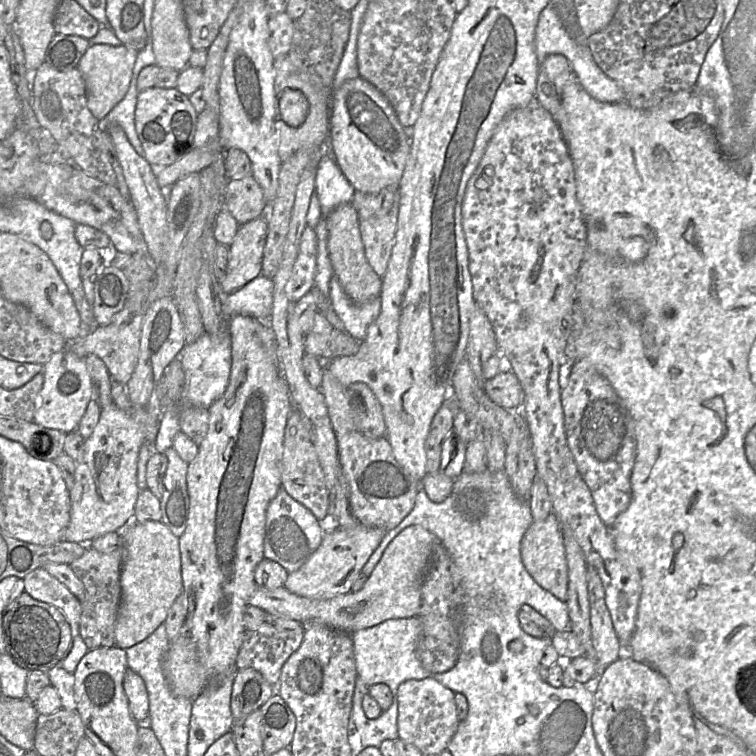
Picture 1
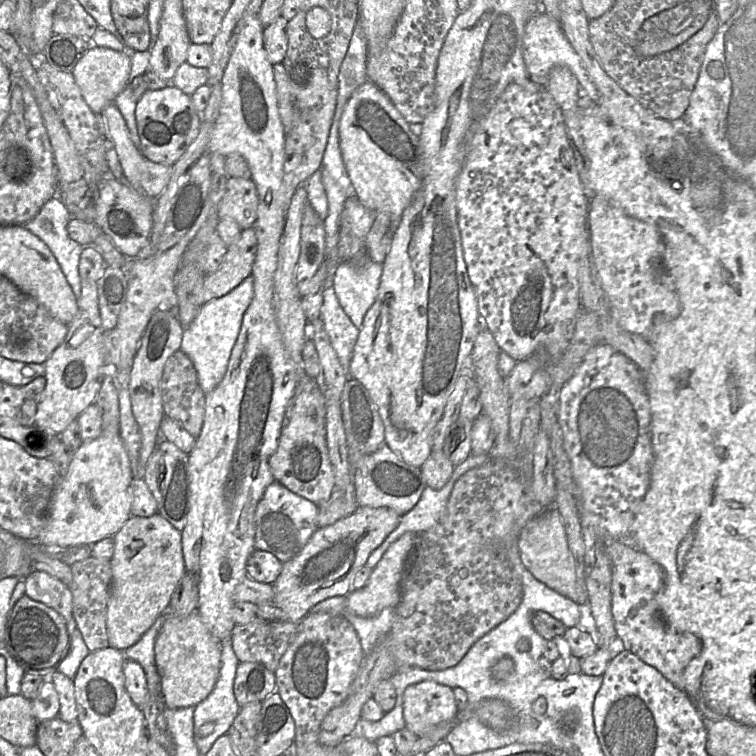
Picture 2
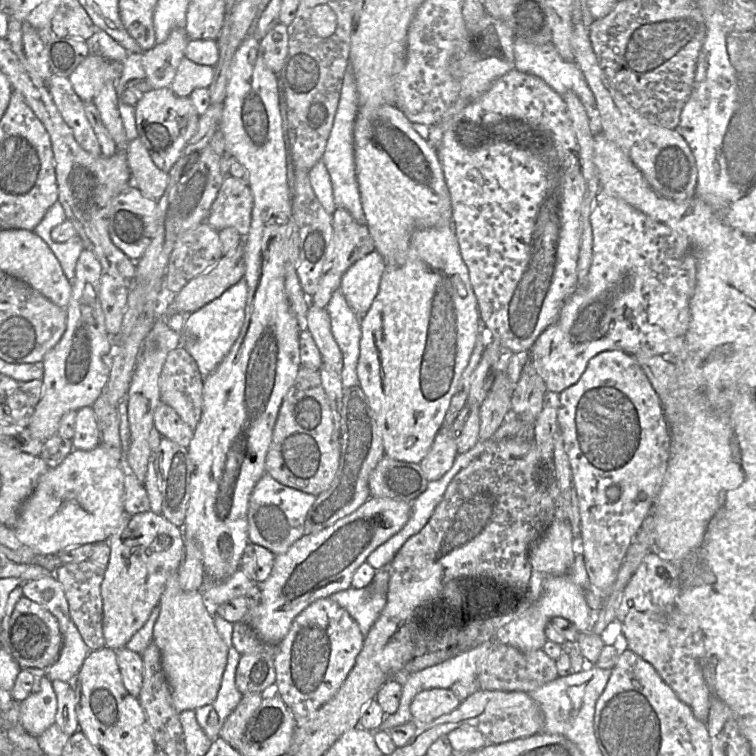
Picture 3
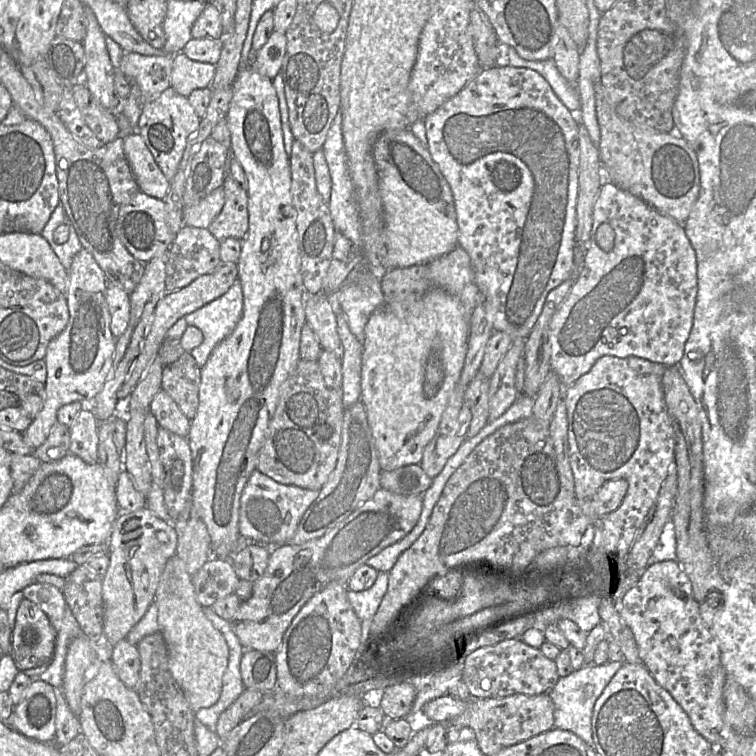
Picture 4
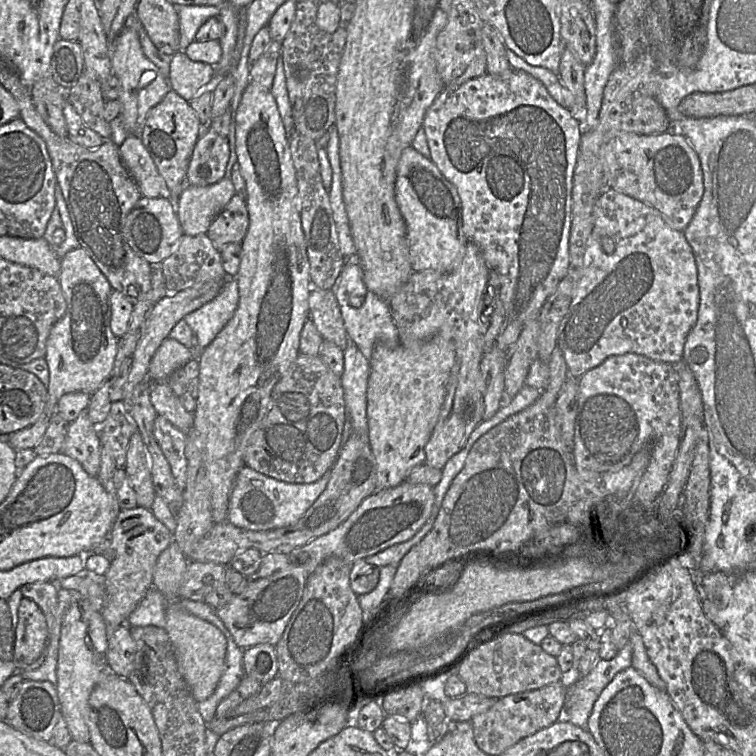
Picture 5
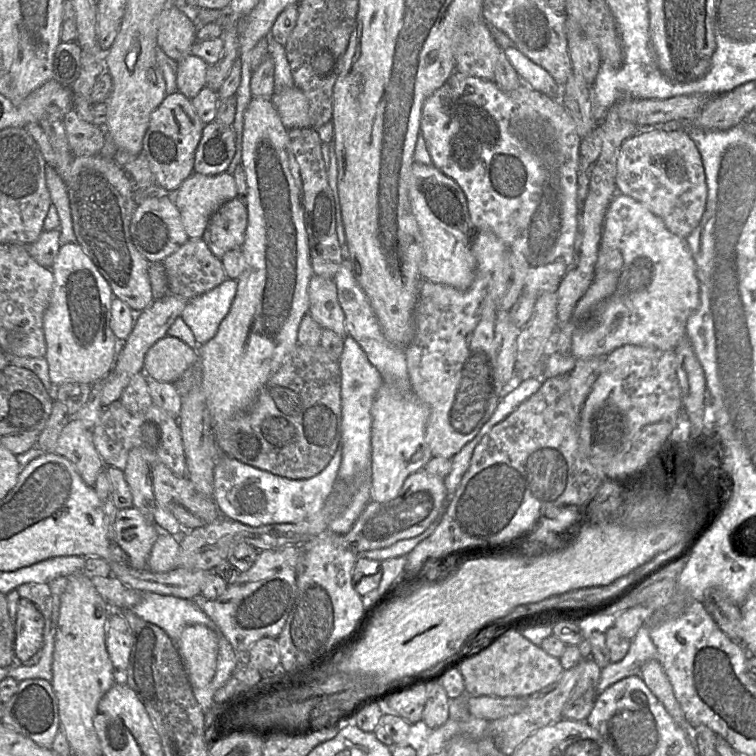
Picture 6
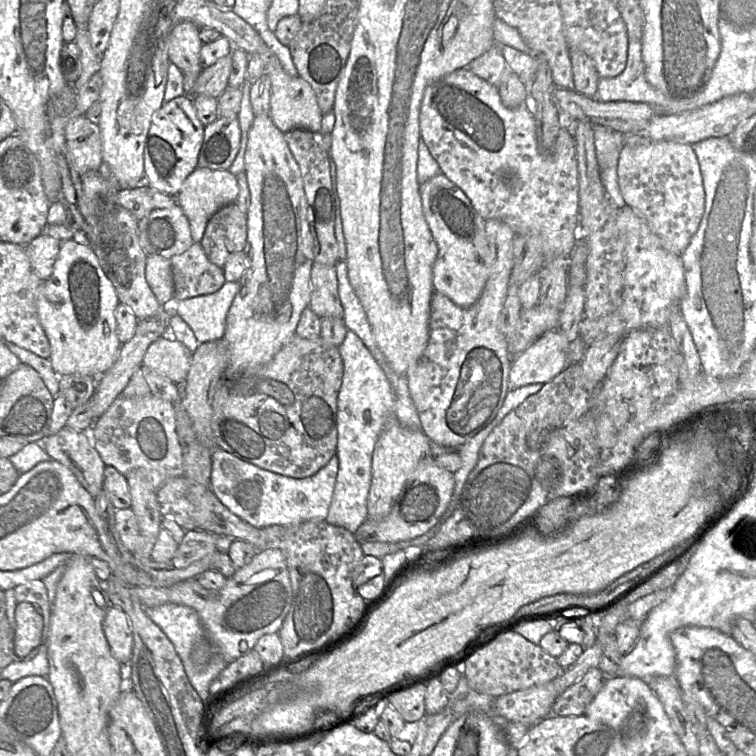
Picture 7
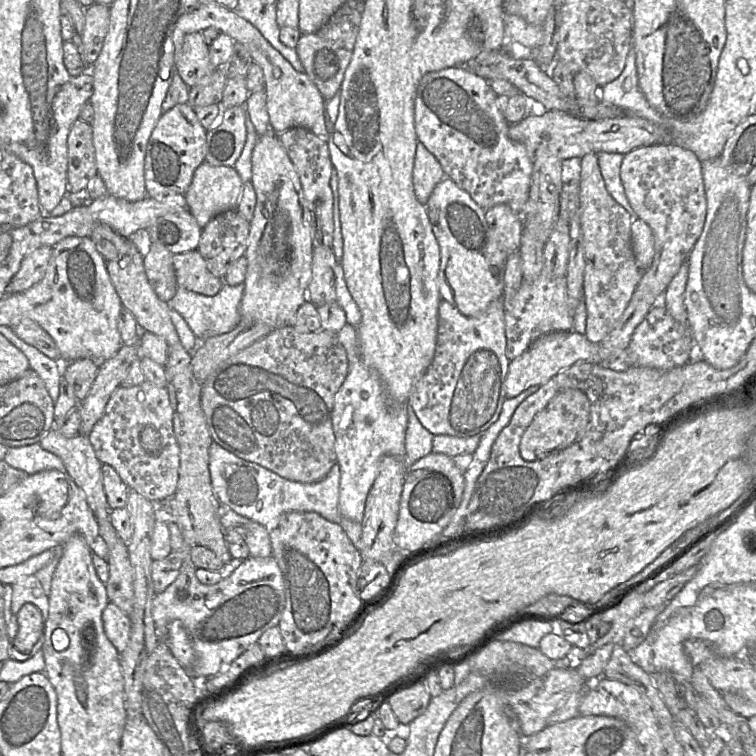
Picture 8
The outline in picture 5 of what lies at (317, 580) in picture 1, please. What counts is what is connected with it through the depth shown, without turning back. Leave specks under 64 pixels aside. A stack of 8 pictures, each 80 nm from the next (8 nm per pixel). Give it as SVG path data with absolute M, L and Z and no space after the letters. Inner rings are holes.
M403 481L396 487L376 490L366 497L358 508L338 527L290 552L263 553L259 569L247 578L247 586L240 594L233 594L227 605L215 609L218 617L230 631L235 643L244 649L268 643L276 646L300 600L309 576L328 557L343 558L352 564L359 559L377 554L395 544L411 539L429 518L435 501L433 487L425 484L411 484Z

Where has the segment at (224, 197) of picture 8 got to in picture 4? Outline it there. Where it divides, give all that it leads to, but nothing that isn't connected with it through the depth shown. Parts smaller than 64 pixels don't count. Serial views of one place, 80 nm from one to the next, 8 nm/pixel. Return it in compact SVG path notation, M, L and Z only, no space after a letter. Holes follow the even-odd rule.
M221 186L213 190L197 204L183 208L183 225L208 228L222 210L224 202L224 190Z

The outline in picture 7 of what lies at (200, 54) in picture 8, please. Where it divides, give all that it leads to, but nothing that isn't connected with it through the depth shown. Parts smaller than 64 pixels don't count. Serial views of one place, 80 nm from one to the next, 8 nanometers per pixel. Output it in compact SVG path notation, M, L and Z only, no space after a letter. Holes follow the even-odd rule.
M182 21L175 25L168 37L168 57L183 74L199 73L203 69L200 50L203 46L199 38L200 28L192 22Z

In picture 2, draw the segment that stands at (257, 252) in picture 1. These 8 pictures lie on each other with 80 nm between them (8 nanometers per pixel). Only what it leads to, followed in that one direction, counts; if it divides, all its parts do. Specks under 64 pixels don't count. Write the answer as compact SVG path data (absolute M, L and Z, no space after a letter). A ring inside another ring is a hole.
M254 227L242 230L237 240L228 246L220 267L205 275L202 288L191 297L191 301L202 307L211 300L228 294L251 276L256 251L257 237Z

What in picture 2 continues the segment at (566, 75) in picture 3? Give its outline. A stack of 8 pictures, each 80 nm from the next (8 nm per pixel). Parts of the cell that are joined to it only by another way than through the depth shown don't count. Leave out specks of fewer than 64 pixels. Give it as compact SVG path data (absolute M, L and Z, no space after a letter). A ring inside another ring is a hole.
M543 10L535 14L527 23L523 37L523 59L529 79L547 87L550 71L555 66L567 67L575 76L580 87L580 97L592 99L598 104L598 91L585 70L582 61L565 36L560 21L555 20Z

